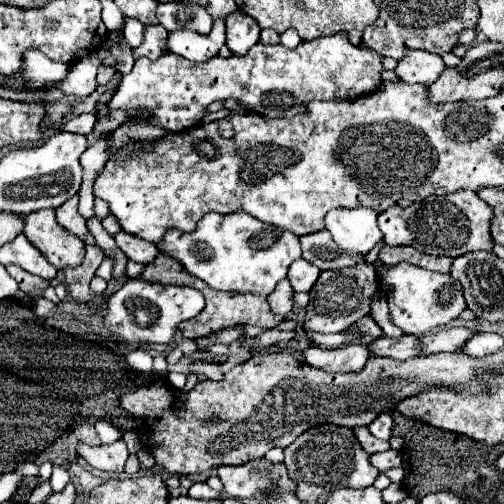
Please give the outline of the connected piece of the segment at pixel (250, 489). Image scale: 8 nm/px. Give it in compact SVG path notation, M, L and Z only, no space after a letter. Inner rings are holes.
M255 458L241 466L219 466L217 476L221 478L227 496L239 500L249 500L257 492L283 494L297 490L285 464L273 464L267 458Z

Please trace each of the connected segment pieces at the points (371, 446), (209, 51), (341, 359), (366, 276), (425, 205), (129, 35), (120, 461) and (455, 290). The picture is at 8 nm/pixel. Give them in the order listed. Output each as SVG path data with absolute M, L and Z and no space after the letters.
M353 428L353 434L357 436L357 440L359 440L359 444L363 446L363 450L365 452L383 452L383 450L389 450L391 446L389 446L389 442L385 442L385 440L377 440L375 436L371 436L371 432L367 430L367 428Z
M217 20L213 30L207 36L201 36L193 30L175 30L167 36L167 46L171 52L191 60L191 62L207 62L225 44L225 22Z
M355 344L347 348L333 348L333 350L309 346L305 348L303 354L309 366L321 368L325 372L359 372L367 362L363 344Z
M355 264L341 270L333 270L333 276L327 270L321 272L317 284L309 292L311 302L307 306L305 328L321 334L347 330L355 320L369 314L369 300L373 298L373 292L377 292L377 288L379 288L379 278L375 266L371 264Z
M467 190L467 192L449 194L449 196L429 196L427 200L411 204L409 208L389 208L389 212L379 214L379 228L385 234L385 244L389 246L411 246L423 254L457 258L473 250L487 250L487 252L493 250L493 240L489 234L491 218L493 218L491 206L485 204L475 192Z
M127 20L125 28L123 28L123 36L125 36L127 44L137 48L143 40L143 30L145 30L145 26L139 20Z
M117 440L109 446L95 446L95 448L91 448L87 444L79 444L77 454L93 468L99 468L105 472L117 472L117 474L123 472L123 466L129 456L123 440Z
M401 262L387 270L387 274L379 276L381 284L387 284L387 302L391 310L391 320L395 326L399 326L405 334L421 336L423 332L433 332L447 322L455 320L467 306L461 292L461 284L451 278L451 274L441 272L429 272L423 268L417 268L413 264Z

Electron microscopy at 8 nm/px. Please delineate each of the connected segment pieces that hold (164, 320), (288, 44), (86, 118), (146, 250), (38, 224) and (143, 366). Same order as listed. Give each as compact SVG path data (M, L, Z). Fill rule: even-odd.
M129 278L121 290L117 290L109 298L109 312L105 318L105 326L125 338L125 340L139 340L139 342L157 342L167 344L173 340L177 332L177 324L197 316L205 308L203 294L199 290L187 286L169 286L147 282L141 278Z
M289 28L287 32L281 34L281 44L283 44L285 48L291 48L291 50L293 50L293 48L297 48L297 46L301 44L301 38L297 36L297 32L295 32L293 28Z
M81 114L73 120L69 120L67 124L63 124L65 132L75 132L75 134L89 134L93 132L95 126L95 116L93 114Z
M119 232L115 236L117 240L117 246L123 248L123 252L129 256L129 260L133 262L139 262L139 264L151 264L155 260L155 256L159 254L157 246L155 244L149 244L133 234L127 234L127 232Z
M37 210L25 216L23 234L57 270L75 268L85 256L85 244L57 224L55 210Z
M135 348L127 354L127 362L135 368L135 370L143 370L143 372L149 372L153 368L153 354L145 348Z

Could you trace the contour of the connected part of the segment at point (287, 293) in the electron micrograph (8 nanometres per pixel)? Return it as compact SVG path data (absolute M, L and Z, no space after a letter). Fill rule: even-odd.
M285 278L281 284L277 284L277 288L267 296L273 314L279 314L283 318L289 316L289 312L293 310L293 288L291 282Z

